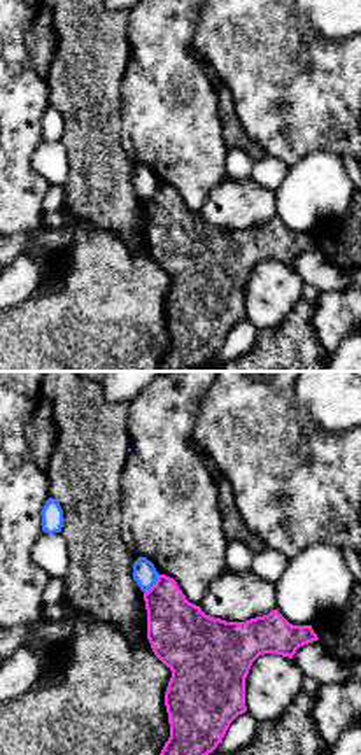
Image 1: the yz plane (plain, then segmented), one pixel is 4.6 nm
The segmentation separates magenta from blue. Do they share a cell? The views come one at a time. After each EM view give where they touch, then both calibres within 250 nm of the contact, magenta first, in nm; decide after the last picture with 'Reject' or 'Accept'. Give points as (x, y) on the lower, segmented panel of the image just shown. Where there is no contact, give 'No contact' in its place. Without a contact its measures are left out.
Touches magenta at (155, 584). Thickness 280 nm (magenta) against 110 nm

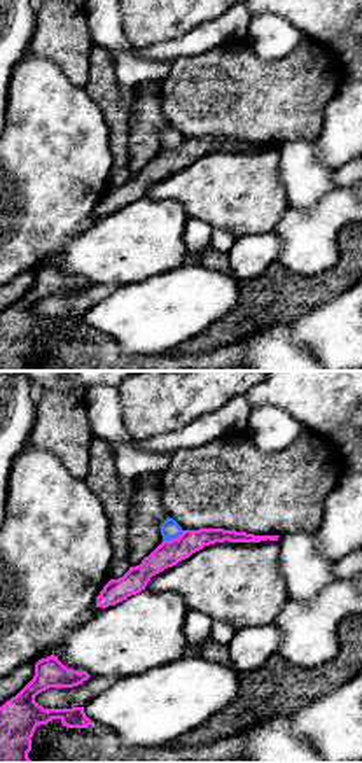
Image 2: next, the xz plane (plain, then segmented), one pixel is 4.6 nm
Touches magenta at (172, 539). Thickness 120 nm (magenta) against 90 nm

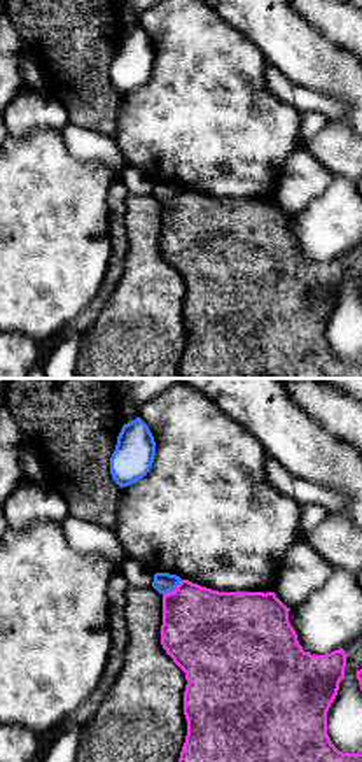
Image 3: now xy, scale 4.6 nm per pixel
Touches magenta at (174, 591). Thickness 400 nm (magenta) against 100 nm

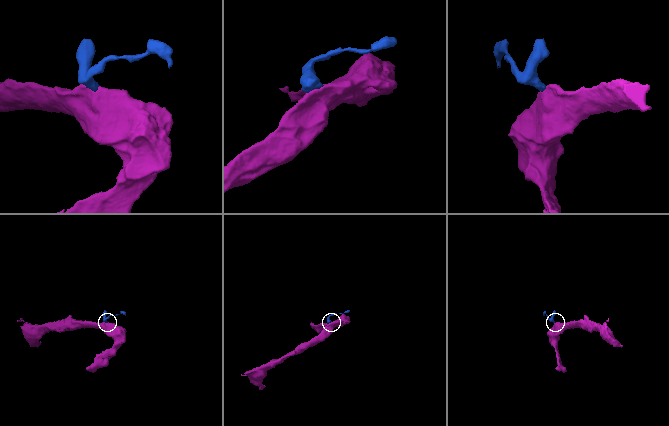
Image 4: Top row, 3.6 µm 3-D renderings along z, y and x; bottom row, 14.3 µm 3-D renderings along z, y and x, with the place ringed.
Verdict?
Reject

